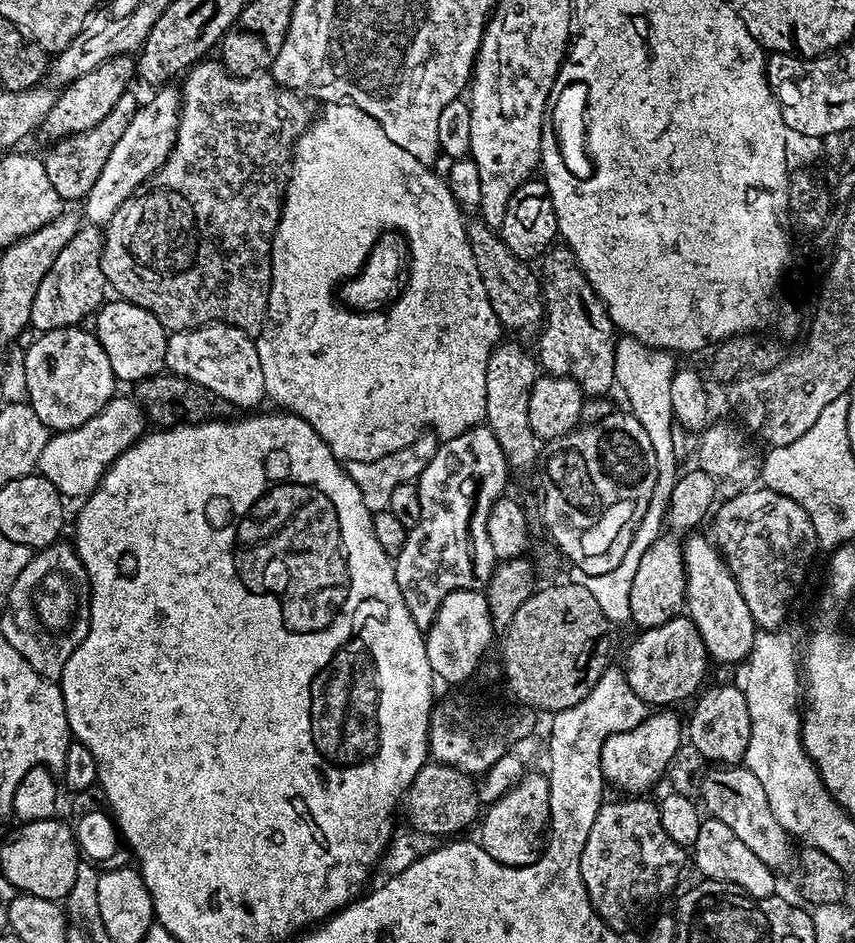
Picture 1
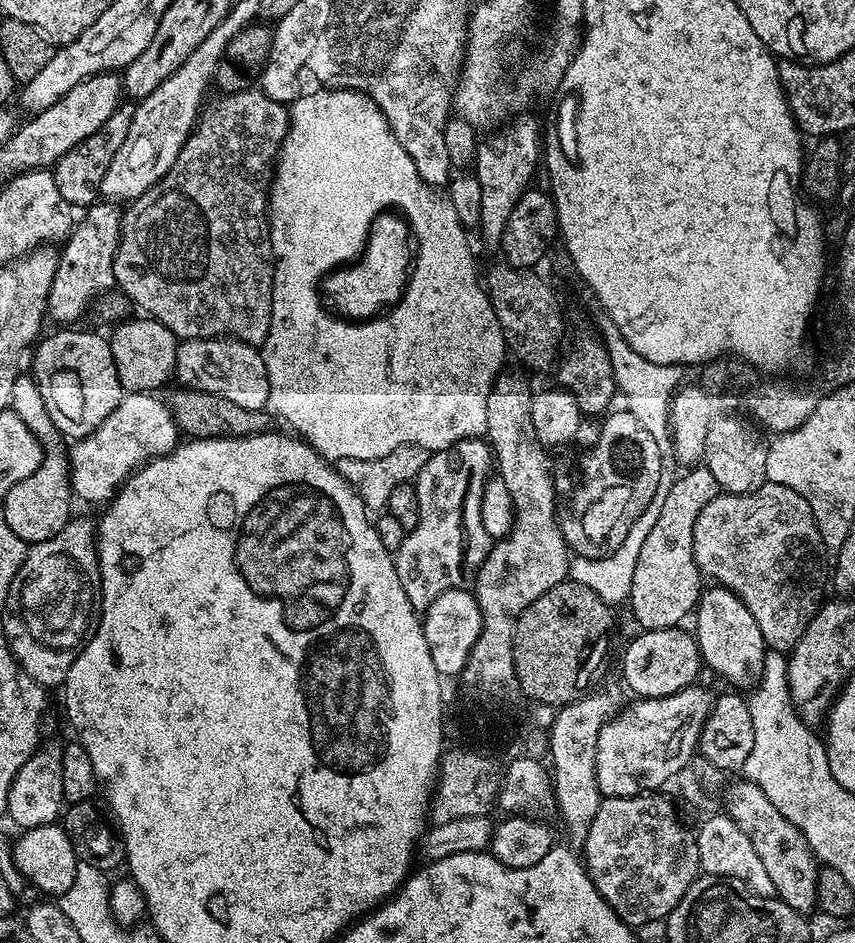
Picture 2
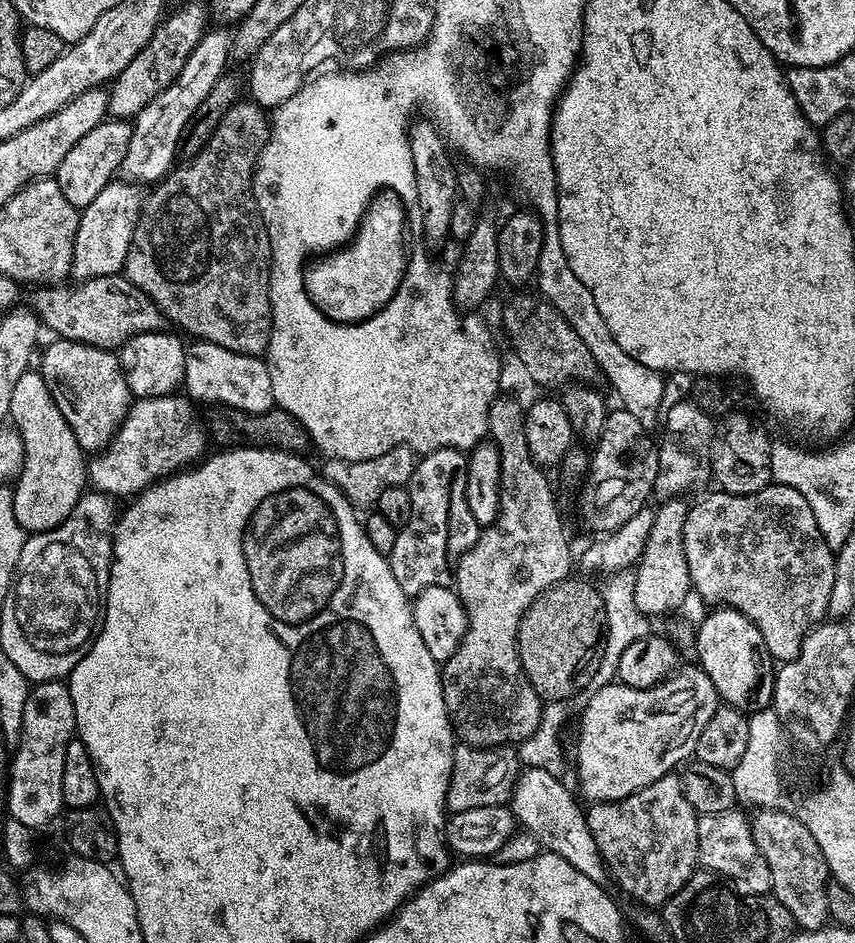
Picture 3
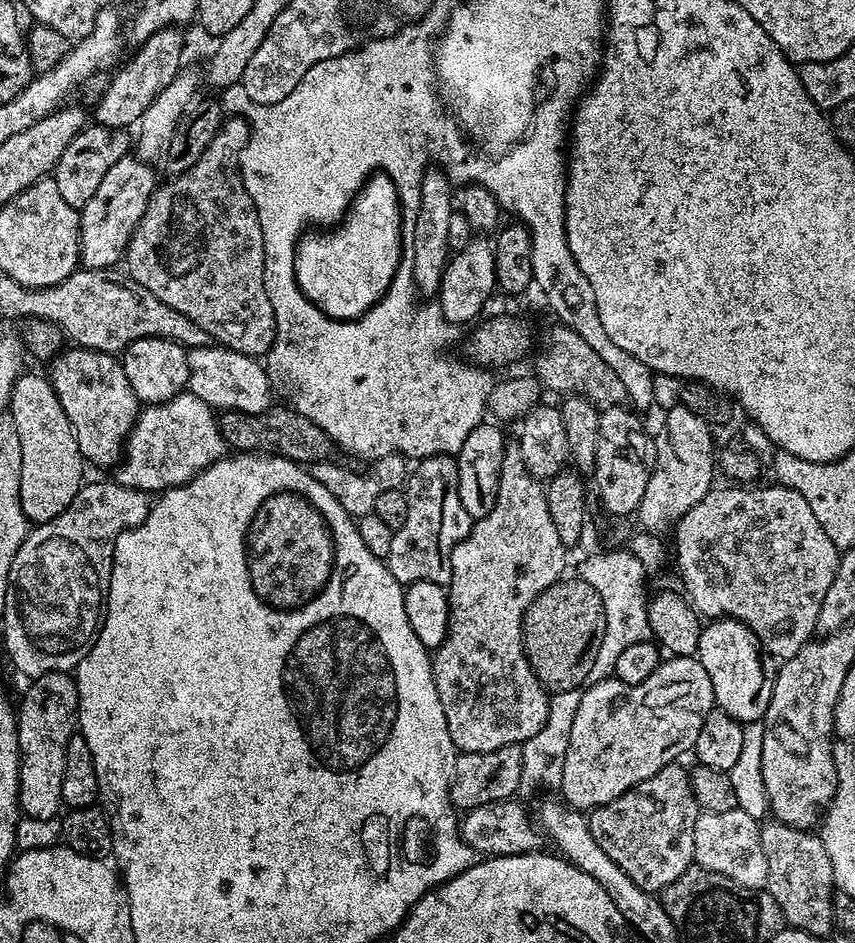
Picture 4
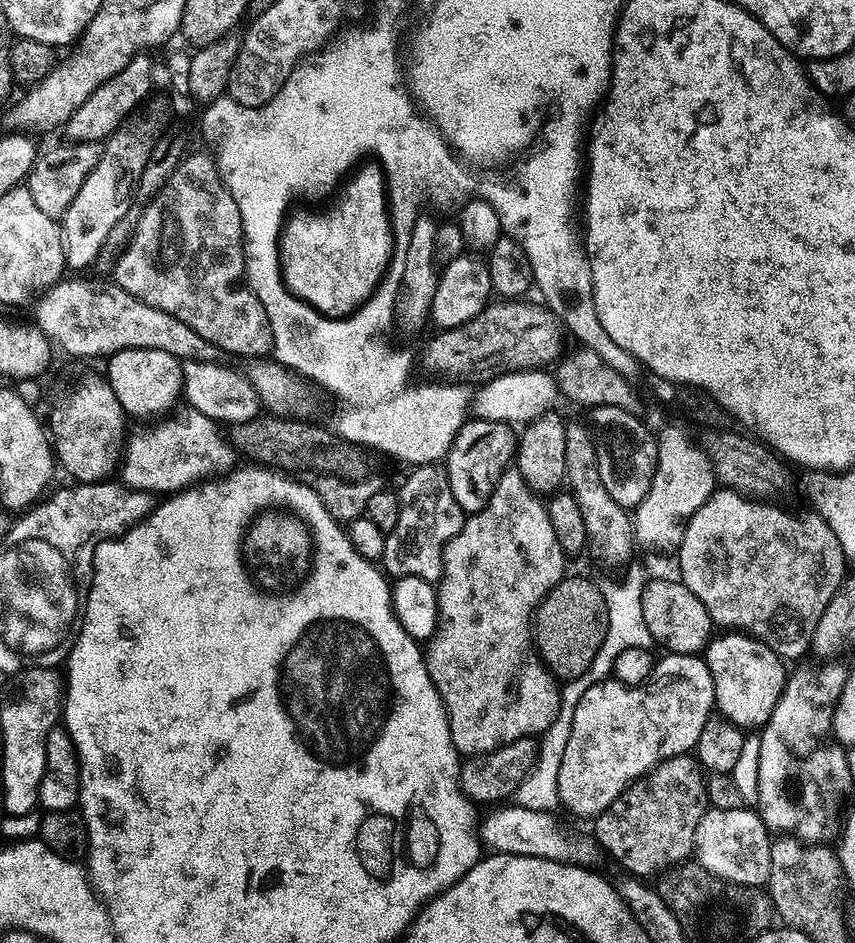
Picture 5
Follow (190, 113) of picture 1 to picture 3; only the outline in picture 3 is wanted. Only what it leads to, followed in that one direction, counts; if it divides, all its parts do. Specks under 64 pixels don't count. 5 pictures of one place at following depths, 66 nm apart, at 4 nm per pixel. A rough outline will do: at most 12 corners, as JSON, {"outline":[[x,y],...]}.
{"outline":[[237,102],[147,193],[123,275],[181,333],[270,342],[252,193],[270,116]]}

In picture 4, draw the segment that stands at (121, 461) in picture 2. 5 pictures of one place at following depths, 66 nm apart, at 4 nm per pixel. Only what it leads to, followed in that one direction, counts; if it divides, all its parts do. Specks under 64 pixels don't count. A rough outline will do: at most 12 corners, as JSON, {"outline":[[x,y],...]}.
{"outline":[[185,390],[137,416],[114,480],[153,490],[213,467],[226,441]]}

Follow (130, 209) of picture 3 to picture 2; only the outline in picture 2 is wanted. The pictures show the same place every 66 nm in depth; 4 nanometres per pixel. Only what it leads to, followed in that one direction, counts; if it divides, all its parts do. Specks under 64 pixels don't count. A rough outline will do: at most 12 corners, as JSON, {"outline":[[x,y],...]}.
{"outline":[[97,202],[59,249],[46,316],[75,325],[116,288],[121,209]]}

